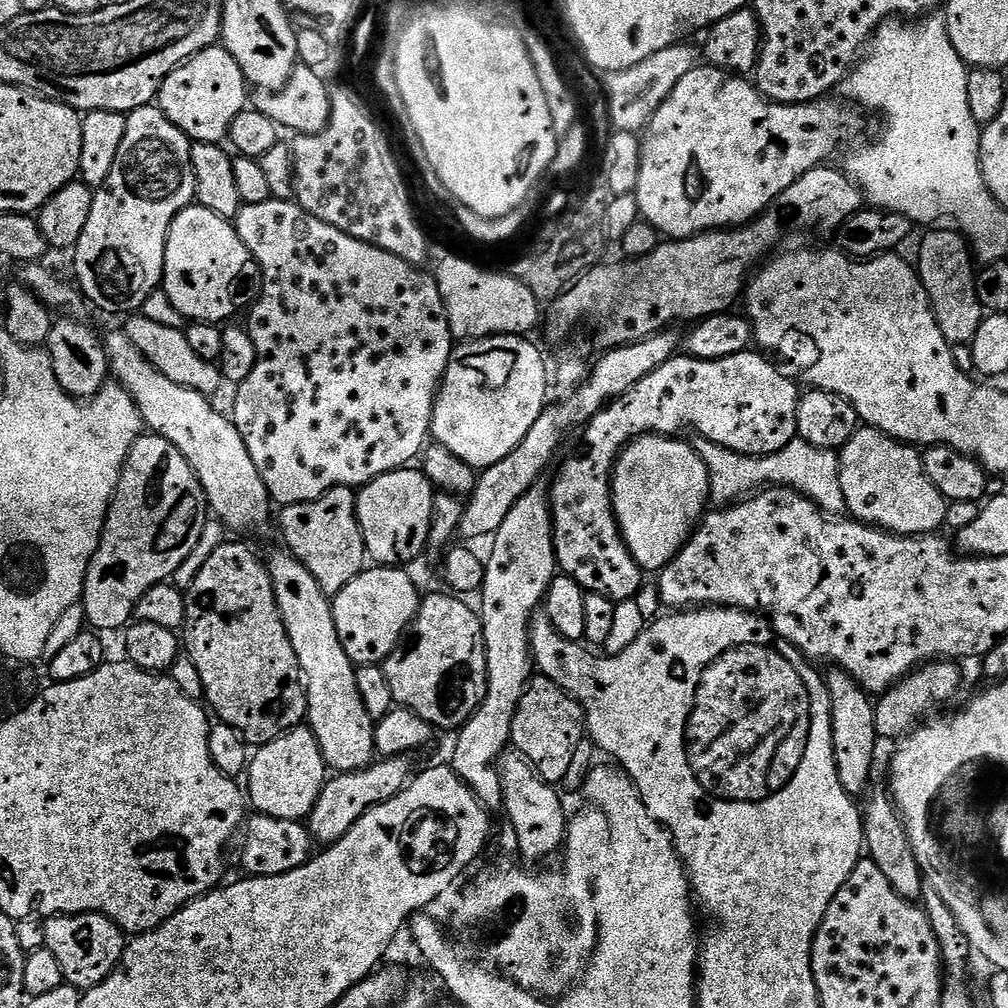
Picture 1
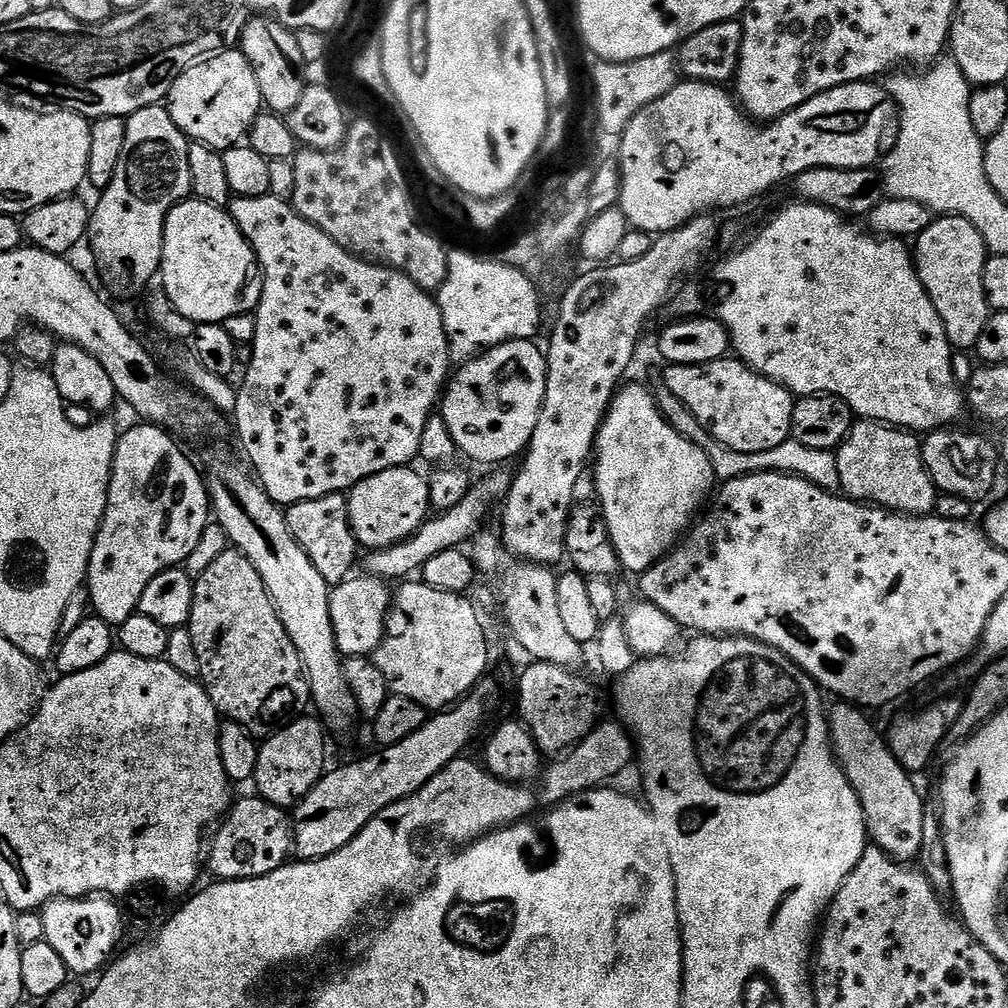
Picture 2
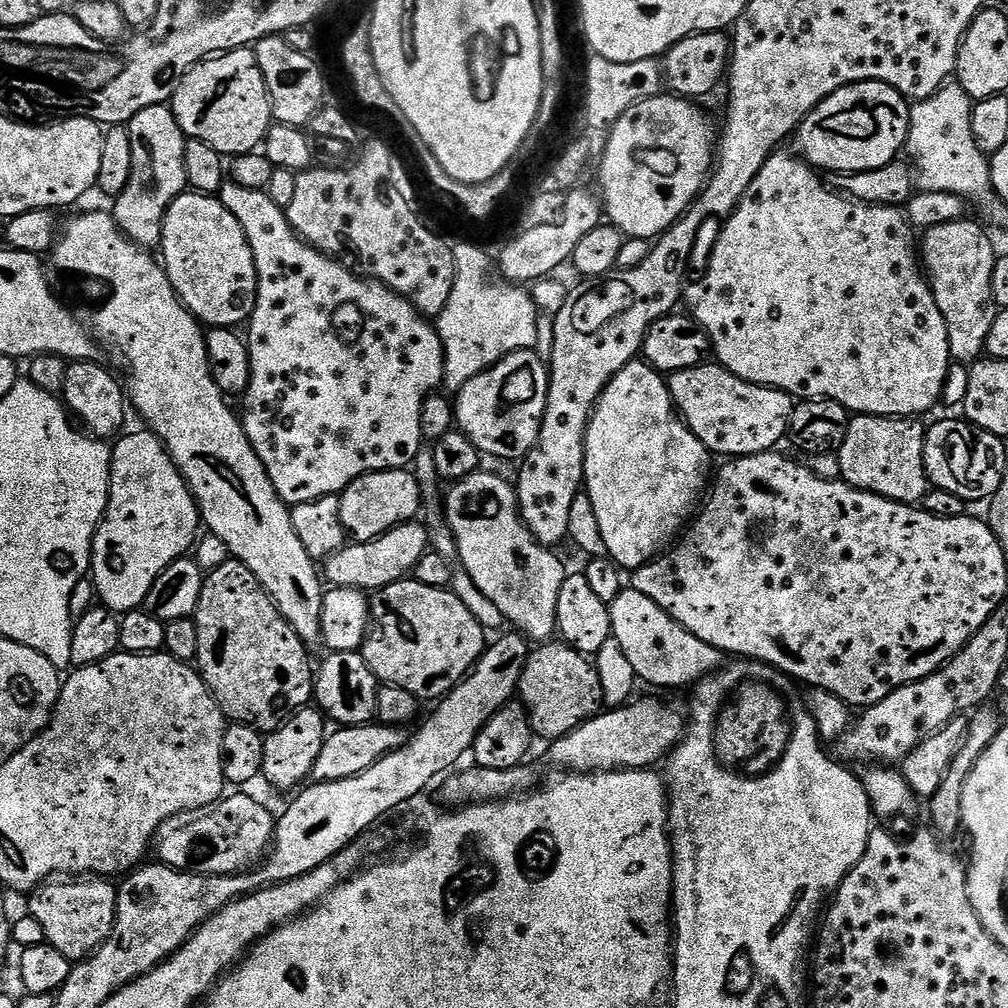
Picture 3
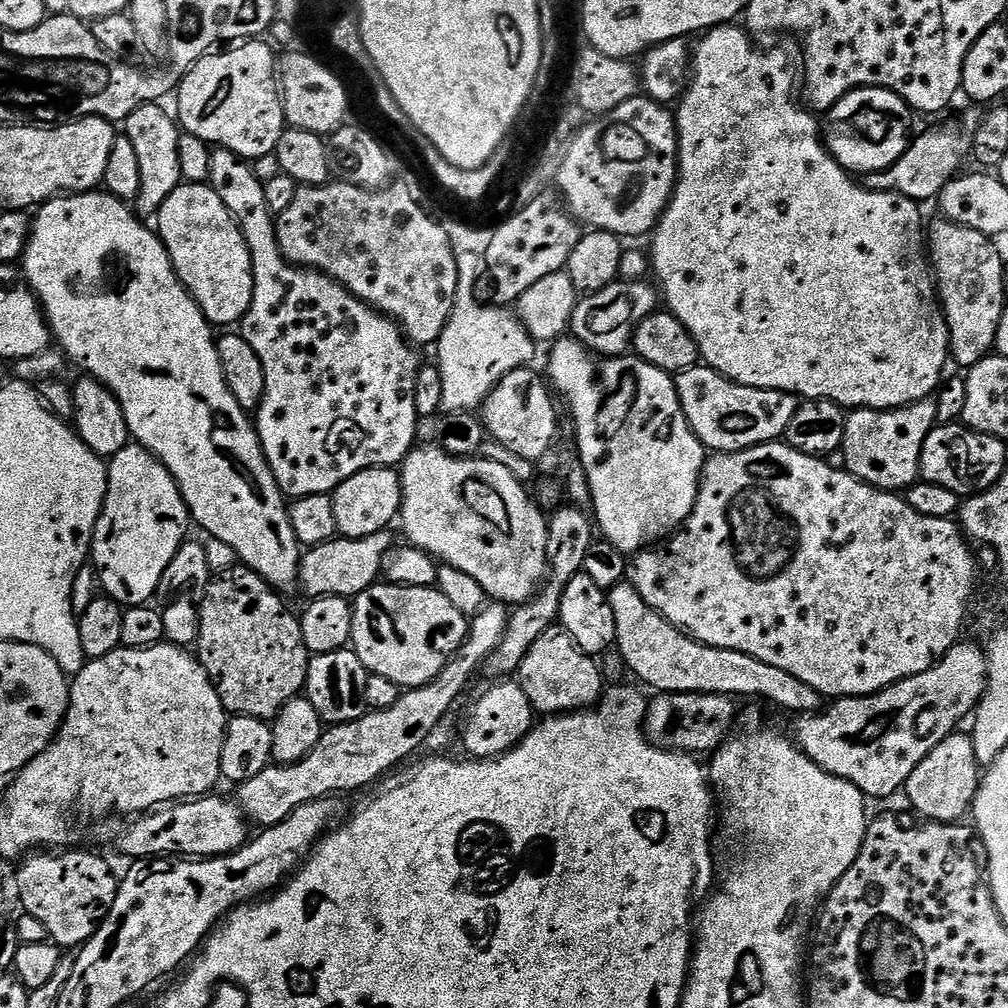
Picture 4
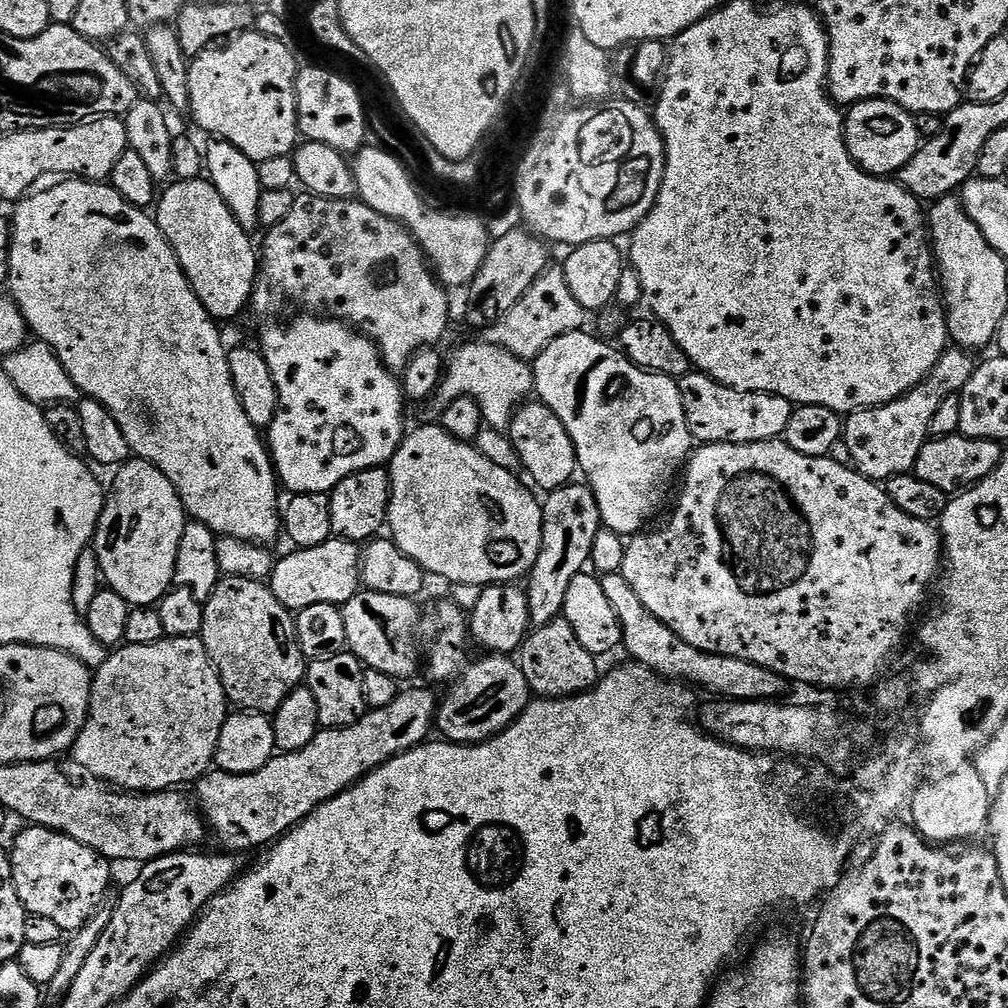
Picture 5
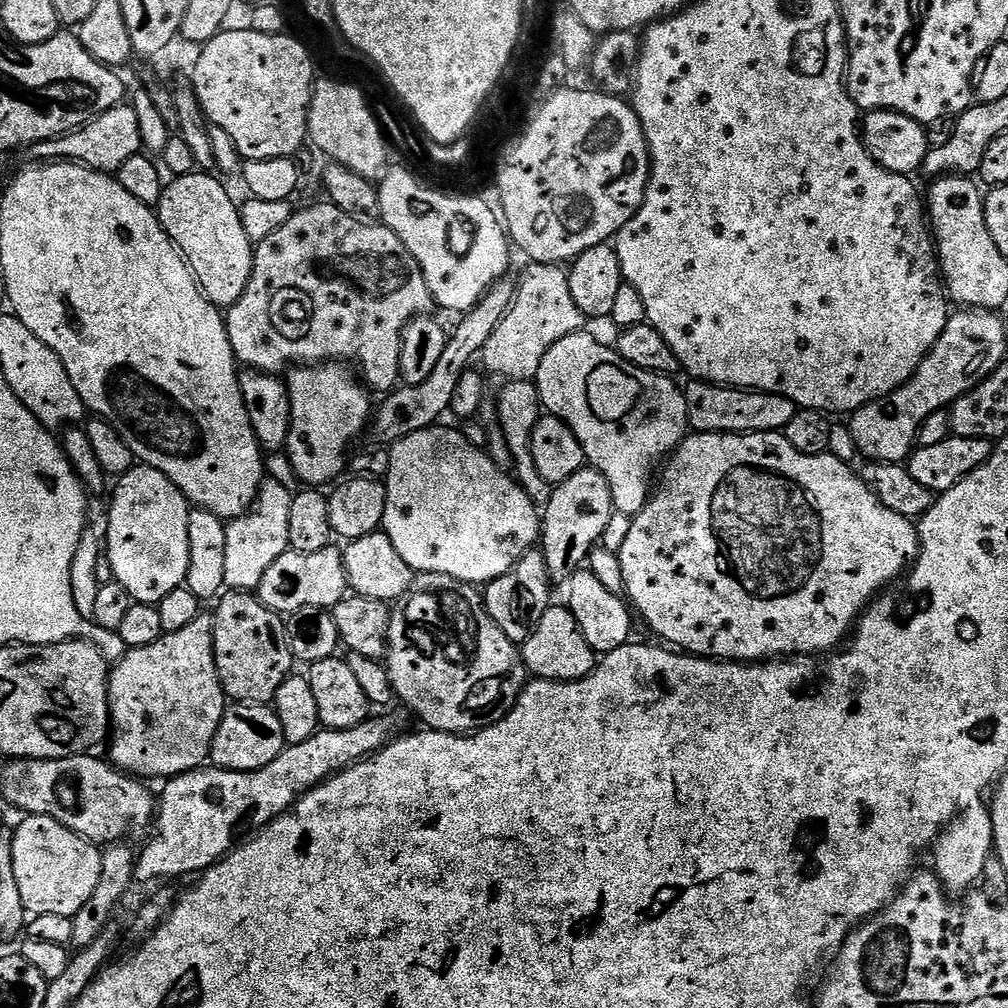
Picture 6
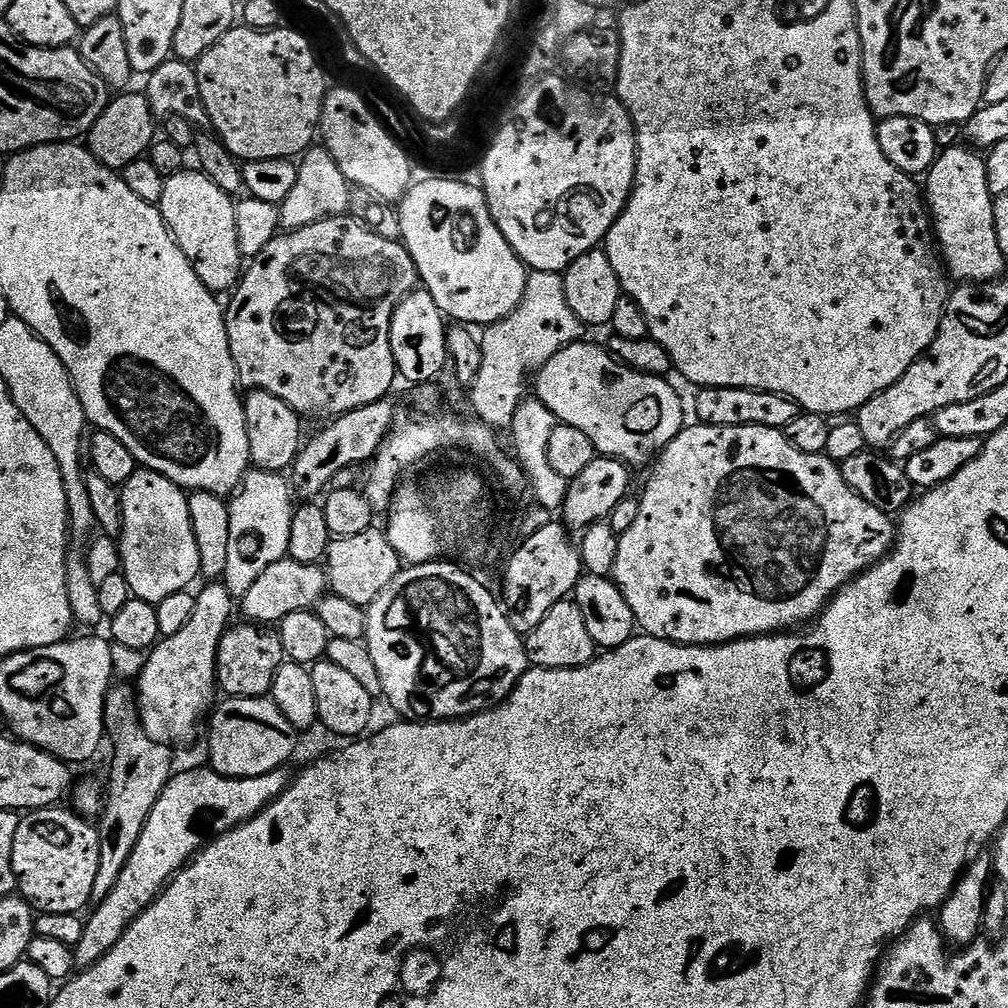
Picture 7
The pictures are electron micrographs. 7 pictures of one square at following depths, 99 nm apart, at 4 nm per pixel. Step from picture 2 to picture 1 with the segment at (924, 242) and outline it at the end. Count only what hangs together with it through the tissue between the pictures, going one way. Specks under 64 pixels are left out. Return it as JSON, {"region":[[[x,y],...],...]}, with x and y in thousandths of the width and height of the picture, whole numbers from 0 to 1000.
{"region":[[[929,224],[918,230],[921,231],[913,238],[913,259],[908,259],[907,265],[912,270],[915,284],[923,296],[931,327],[935,327],[935,335],[938,335],[940,341],[963,342],[978,311],[970,300],[969,267],[964,266],[966,255],[960,240],[951,230],[939,224]]]}

